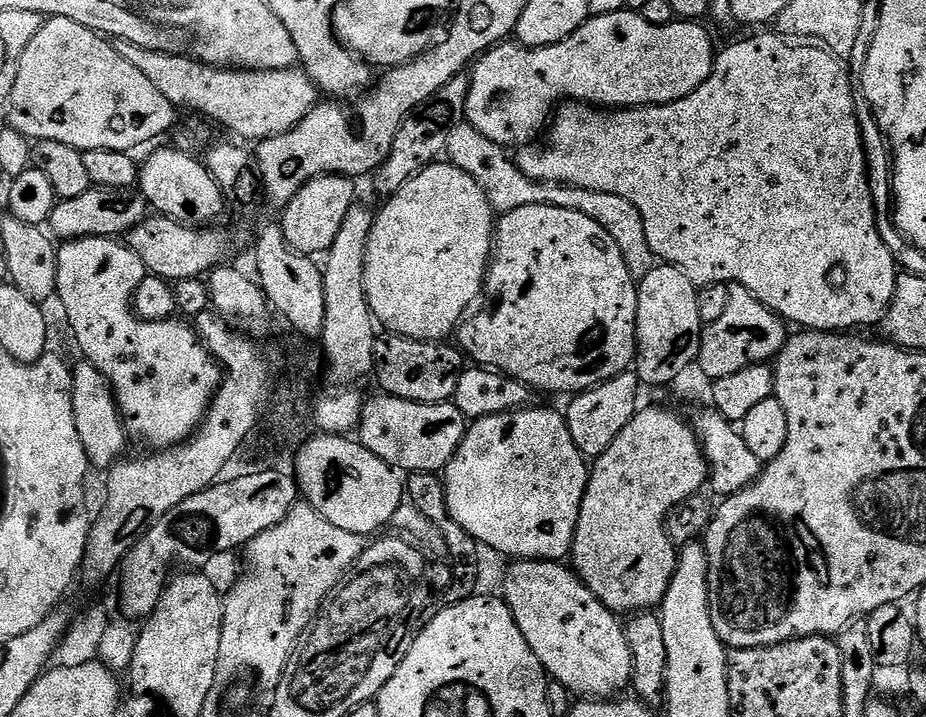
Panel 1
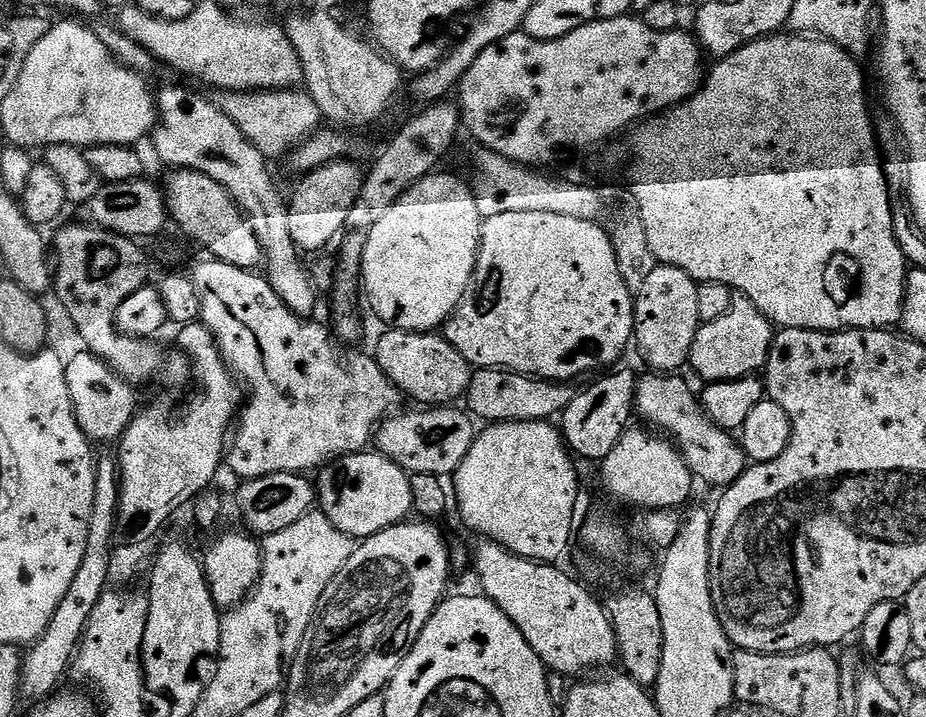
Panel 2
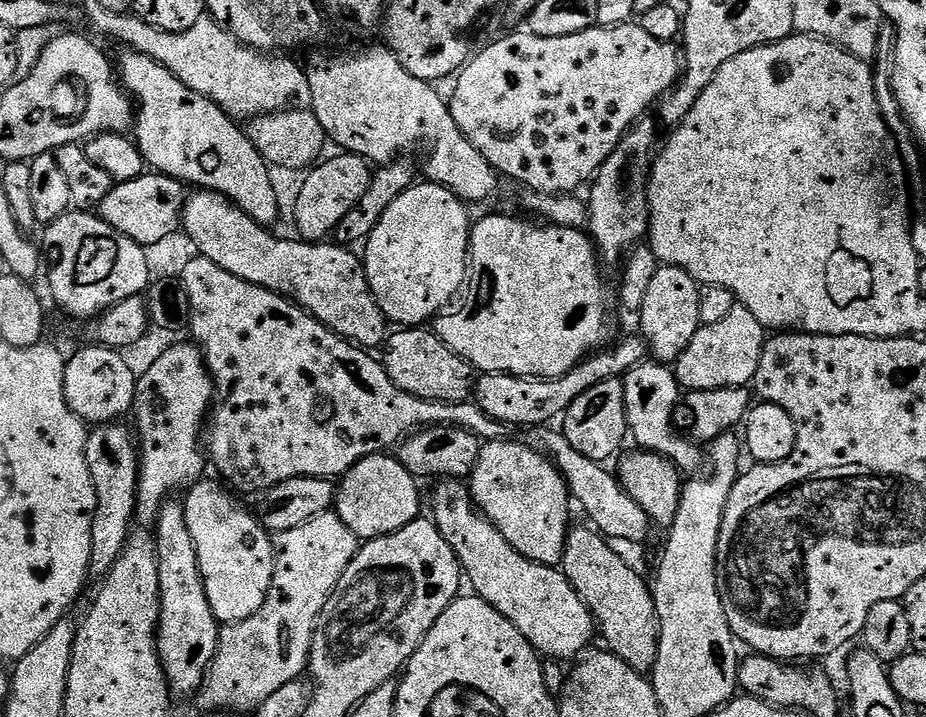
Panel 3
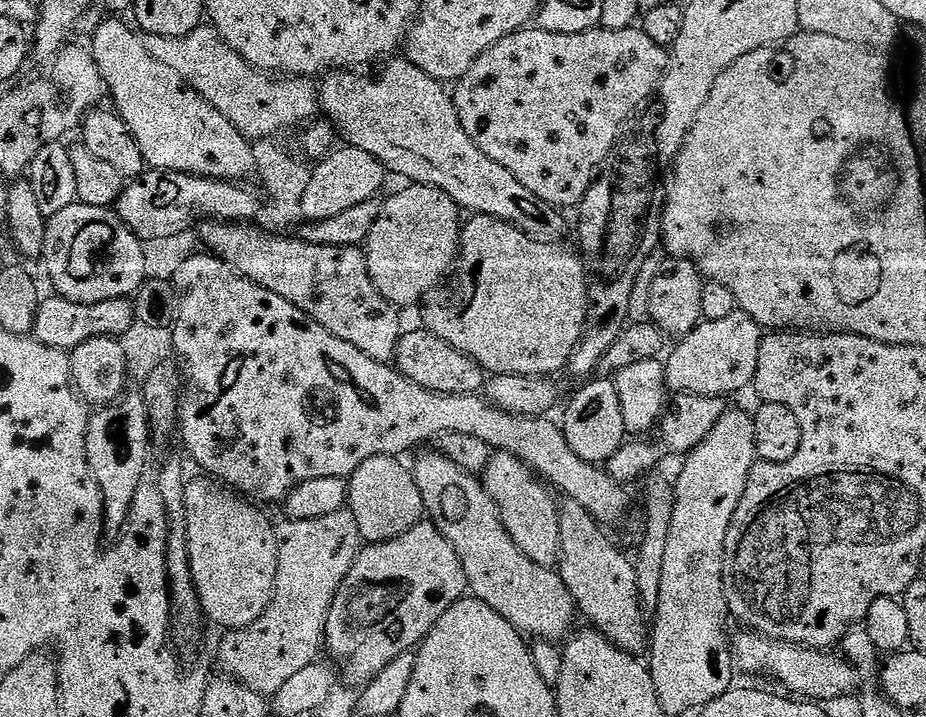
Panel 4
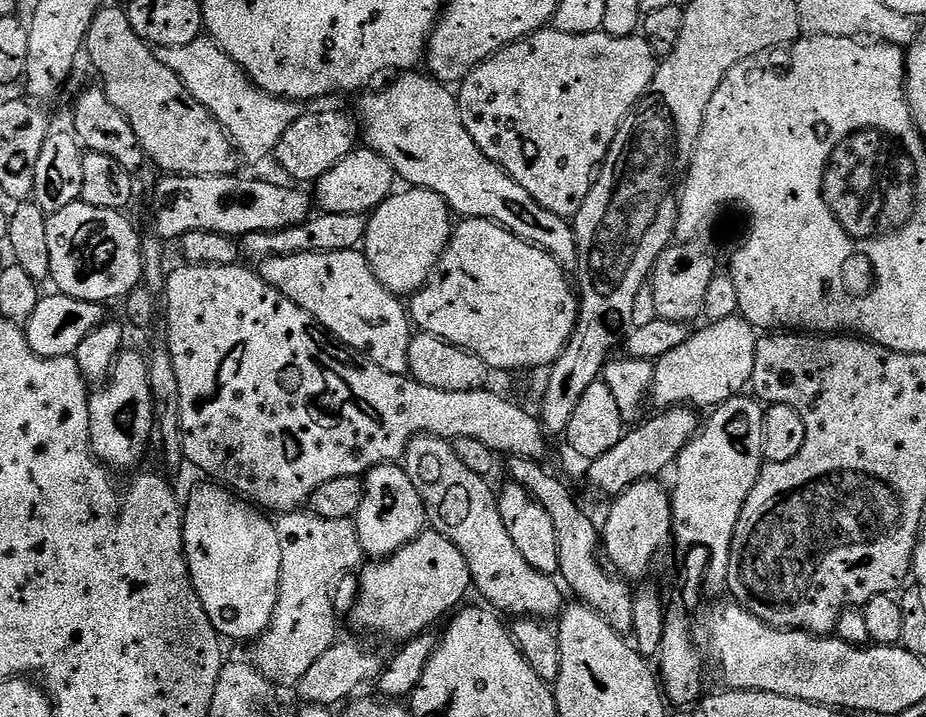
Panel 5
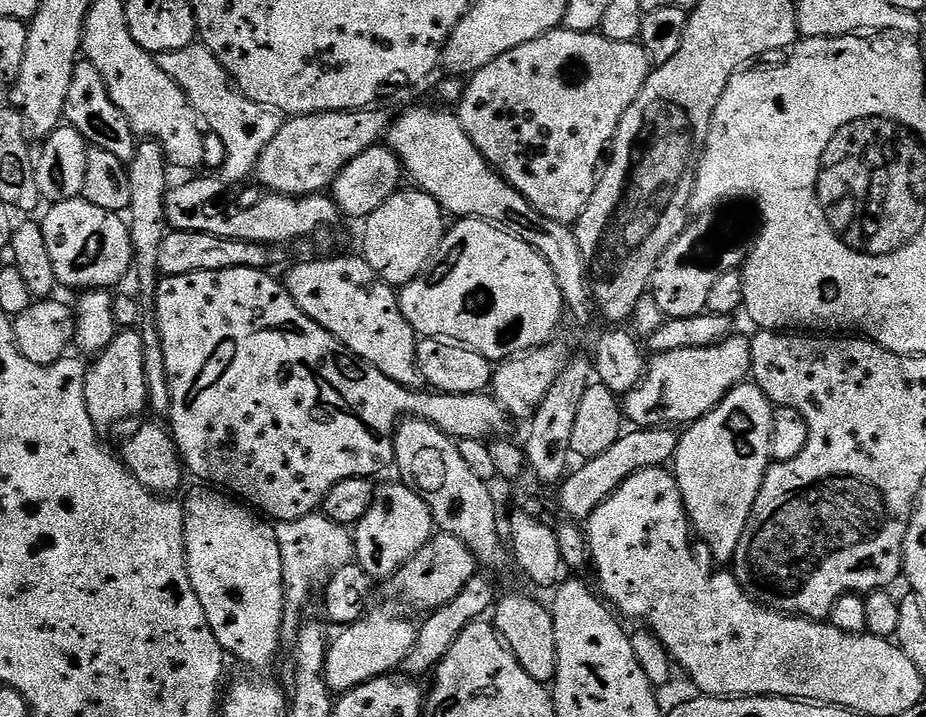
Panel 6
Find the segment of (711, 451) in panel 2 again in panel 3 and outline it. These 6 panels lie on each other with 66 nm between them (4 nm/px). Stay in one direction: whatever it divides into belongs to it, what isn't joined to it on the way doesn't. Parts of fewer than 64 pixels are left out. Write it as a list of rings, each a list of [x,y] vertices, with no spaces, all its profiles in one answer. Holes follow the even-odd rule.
[[[645,362],[634,366],[622,379],[624,382],[624,397],[626,398],[626,422],[628,423],[628,435],[631,443],[636,443],[633,445],[635,445],[637,449],[645,452],[657,452],[658,455],[664,456],[681,474],[699,473],[696,471],[698,471],[703,464],[705,467],[706,464],[705,449],[701,447],[691,435],[683,432],[683,436],[683,434],[672,425],[672,415],[676,412],[676,403],[679,405],[682,400],[682,389],[680,383],[676,381],[675,371],[664,362]]]

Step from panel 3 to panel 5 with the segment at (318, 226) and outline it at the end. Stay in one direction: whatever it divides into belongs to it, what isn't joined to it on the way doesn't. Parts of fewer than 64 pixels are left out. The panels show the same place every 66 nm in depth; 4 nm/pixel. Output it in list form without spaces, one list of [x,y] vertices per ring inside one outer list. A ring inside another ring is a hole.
[[[357,146],[350,154],[346,154],[346,158],[342,158],[342,162],[338,162],[338,166],[326,170],[326,174],[315,181],[314,200],[320,212],[364,216],[375,212],[376,207],[392,195],[397,184],[397,174],[390,162],[382,158],[382,154],[367,146]]]

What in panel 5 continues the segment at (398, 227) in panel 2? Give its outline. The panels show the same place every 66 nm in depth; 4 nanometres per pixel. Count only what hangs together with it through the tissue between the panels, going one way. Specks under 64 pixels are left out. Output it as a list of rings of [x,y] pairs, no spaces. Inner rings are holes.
[[[409,187],[404,190],[408,192],[400,191],[393,191],[367,217],[368,229],[362,251],[368,257],[378,282],[395,296],[408,298],[423,288],[436,268],[452,237],[454,216],[448,203],[430,190]]]

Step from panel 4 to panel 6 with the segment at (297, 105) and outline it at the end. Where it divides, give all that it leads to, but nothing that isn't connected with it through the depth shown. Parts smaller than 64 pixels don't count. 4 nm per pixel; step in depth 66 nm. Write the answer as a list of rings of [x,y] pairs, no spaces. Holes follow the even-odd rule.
[[[199,42],[182,50],[155,53],[155,58],[158,66],[162,66],[162,70],[166,70],[166,74],[170,74],[174,82],[178,82],[178,86],[192,103],[197,117],[203,118],[206,124],[208,119],[209,126],[224,143],[224,152],[228,157],[224,160],[223,175],[232,182],[251,177],[262,150],[270,146],[274,134],[278,134],[278,130],[284,125],[285,117],[274,108],[267,108],[264,104],[246,98],[243,92],[234,87],[222,62],[218,62],[211,50]]]

